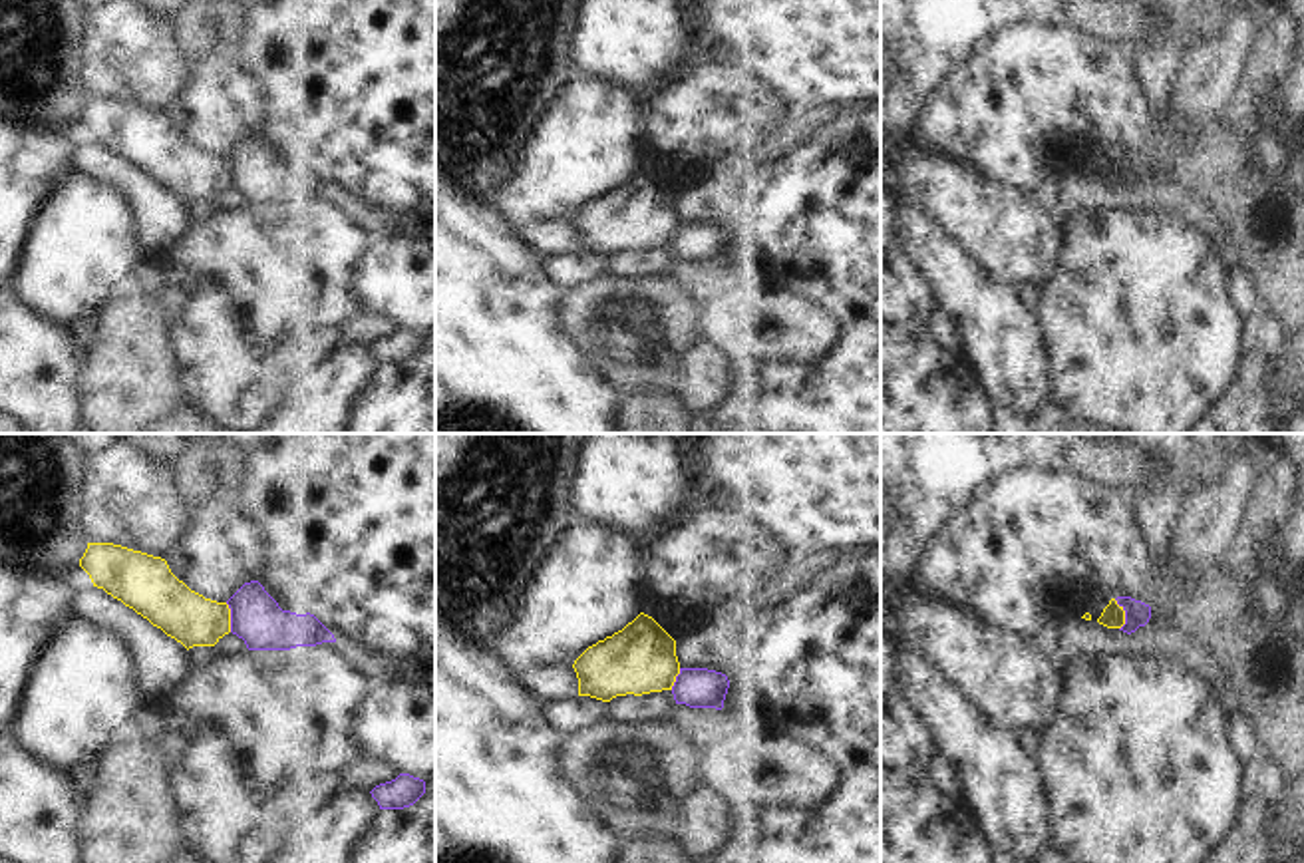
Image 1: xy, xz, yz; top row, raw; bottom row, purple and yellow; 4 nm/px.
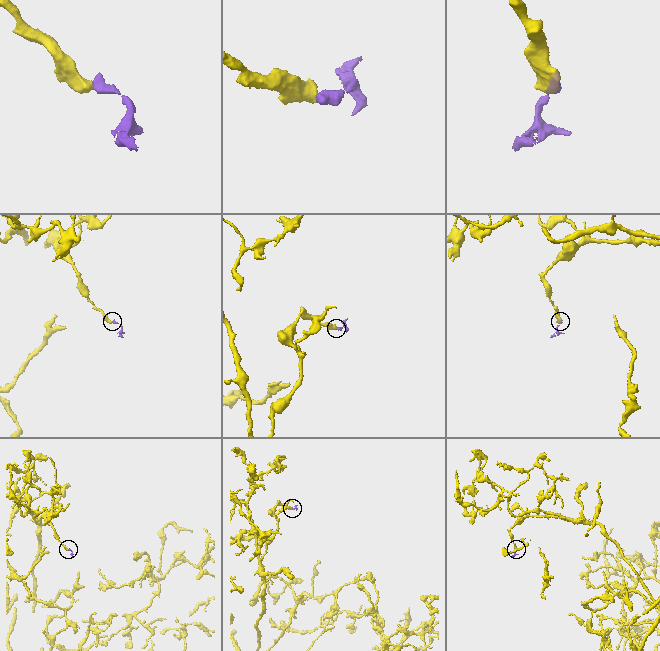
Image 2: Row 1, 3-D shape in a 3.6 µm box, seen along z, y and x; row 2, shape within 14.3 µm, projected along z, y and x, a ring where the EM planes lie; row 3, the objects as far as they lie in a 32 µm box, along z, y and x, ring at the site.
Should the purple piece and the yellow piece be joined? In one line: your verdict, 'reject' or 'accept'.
reject

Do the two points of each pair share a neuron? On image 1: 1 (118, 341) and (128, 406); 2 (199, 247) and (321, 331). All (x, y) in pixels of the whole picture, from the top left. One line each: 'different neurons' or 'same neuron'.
1: same neuron
2: same neuron

